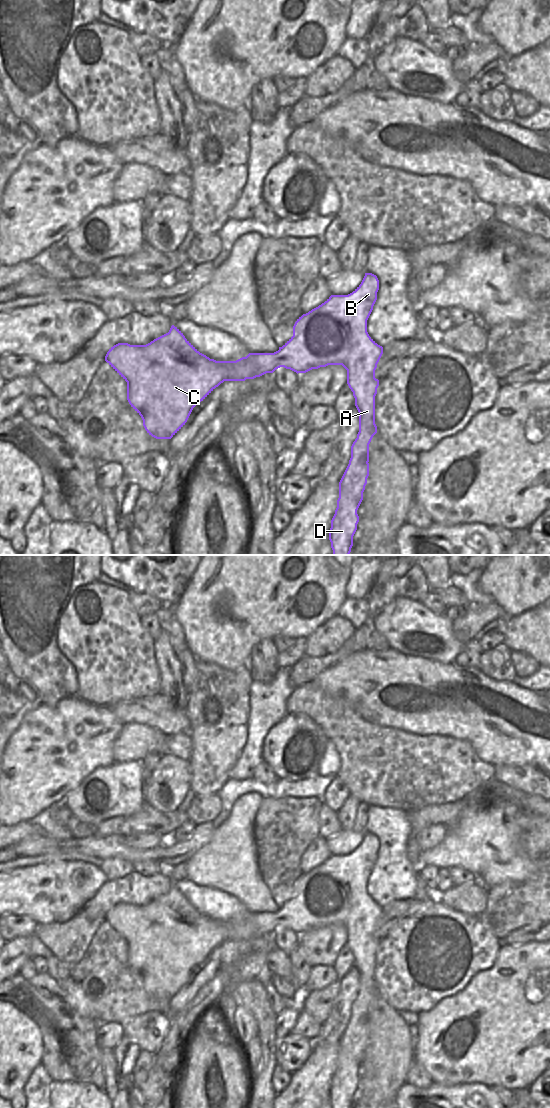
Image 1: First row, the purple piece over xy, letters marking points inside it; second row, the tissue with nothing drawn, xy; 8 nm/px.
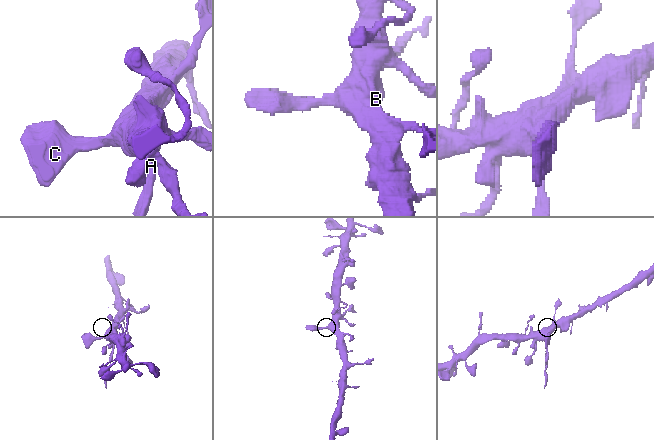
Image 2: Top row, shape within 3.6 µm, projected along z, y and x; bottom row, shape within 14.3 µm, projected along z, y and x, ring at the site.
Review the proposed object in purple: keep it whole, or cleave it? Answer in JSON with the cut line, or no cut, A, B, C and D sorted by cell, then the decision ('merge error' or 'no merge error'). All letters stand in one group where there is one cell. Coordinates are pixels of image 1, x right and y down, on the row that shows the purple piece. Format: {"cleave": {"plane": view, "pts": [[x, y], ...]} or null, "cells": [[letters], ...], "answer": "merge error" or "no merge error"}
{"cleave": {"plane": "xy", "pts": [[368, 461], [363, 459], [359, 462], [349, 463]]}, "cells": [["A", "B", "C"], ["D"]], "answer": "merge error"}

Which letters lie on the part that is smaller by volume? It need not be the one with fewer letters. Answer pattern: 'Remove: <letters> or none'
Remove: D

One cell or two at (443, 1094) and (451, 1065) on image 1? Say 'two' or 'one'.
two

